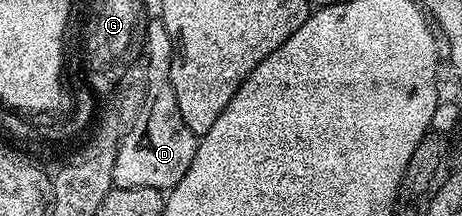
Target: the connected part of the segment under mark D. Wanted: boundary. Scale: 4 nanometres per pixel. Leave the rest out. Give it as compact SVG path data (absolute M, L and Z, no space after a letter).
M161 18L147 22L144 27L144 66L146 69L146 92L144 105L120 149L116 153L114 187L136 189L151 187L153 191L169 192L188 173L192 157L198 148L198 139L184 125L180 117L180 105L176 105L176 93L172 89L170 70L174 60L174 42L168 37L168 29Z

